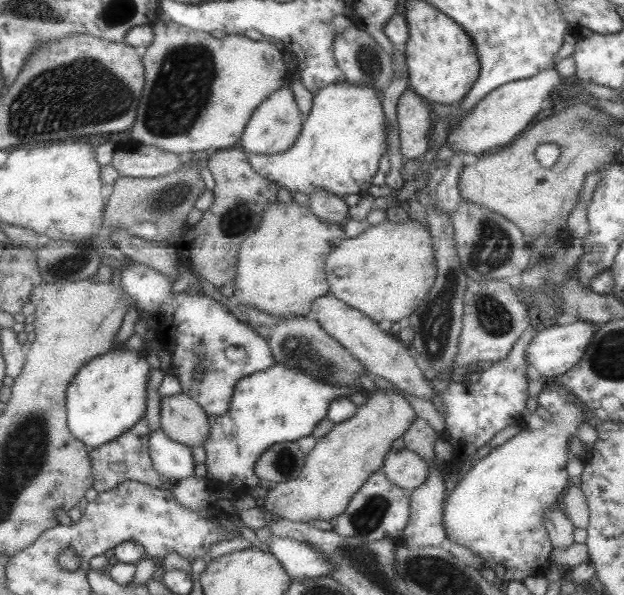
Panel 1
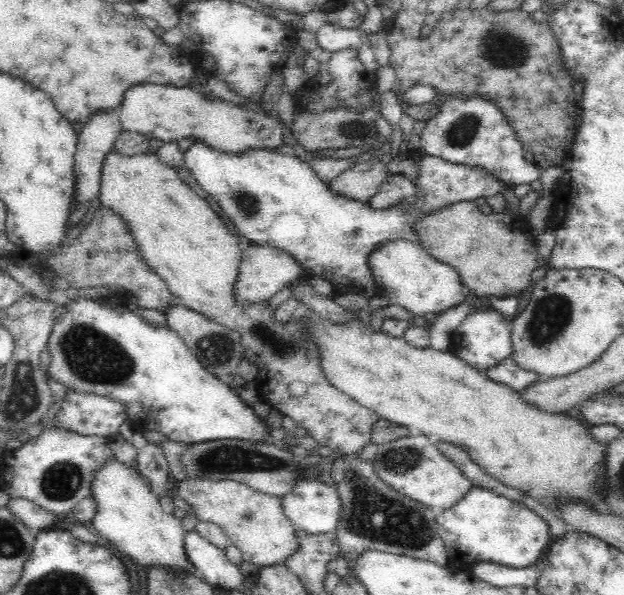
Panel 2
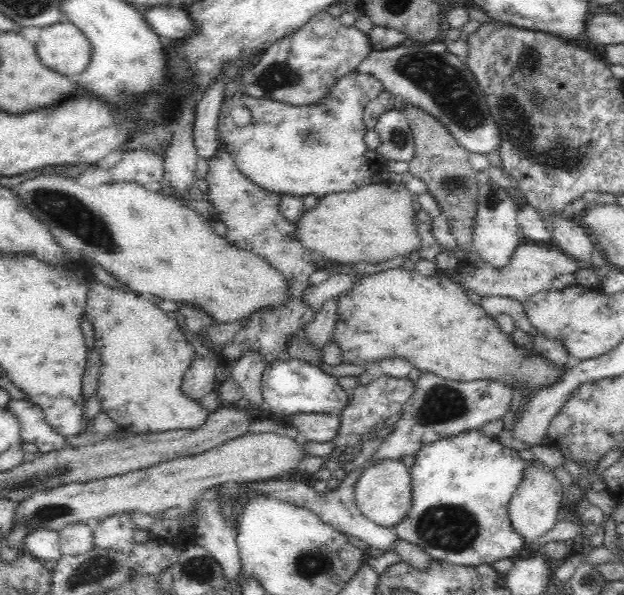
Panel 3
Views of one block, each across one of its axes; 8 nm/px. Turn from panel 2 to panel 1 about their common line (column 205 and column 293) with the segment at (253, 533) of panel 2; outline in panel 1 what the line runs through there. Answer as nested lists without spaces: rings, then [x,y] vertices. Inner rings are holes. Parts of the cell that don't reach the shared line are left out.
[[[385,385],[374,390],[374,394],[358,406],[352,418],[335,424],[326,436],[317,439],[298,478],[273,484],[267,492],[264,508],[277,518],[305,523],[332,520],[343,514],[366,479],[383,466],[392,442],[403,436],[416,418],[410,402],[395,389]]]

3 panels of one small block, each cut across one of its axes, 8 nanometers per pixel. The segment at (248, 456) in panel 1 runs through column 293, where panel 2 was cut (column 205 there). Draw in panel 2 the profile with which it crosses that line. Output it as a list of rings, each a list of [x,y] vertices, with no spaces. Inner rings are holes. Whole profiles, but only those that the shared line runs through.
[[[80,298],[78,301],[75,300],[74,303],[68,302],[68,306],[65,306],[65,308],[66,312],[64,312],[58,320],[53,322],[52,332],[50,332],[48,342],[46,342],[45,349],[51,356],[50,367],[47,373],[47,378],[50,380],[56,380],[64,384],[68,389],[79,393],[90,393],[103,397],[108,395],[112,400],[116,400],[128,407],[128,421],[144,417],[147,419],[149,427],[158,429],[167,440],[174,440],[174,442],[194,444],[230,439],[246,440],[258,444],[258,442],[268,442],[268,440],[271,440],[270,429],[268,429],[266,421],[262,421],[260,416],[254,413],[252,406],[244,403],[244,401],[240,399],[240,395],[232,389],[231,384],[228,384],[226,380],[221,380],[215,374],[208,372],[202,366],[198,357],[186,346],[186,343],[172,328],[168,326],[150,326],[145,320],[142,320],[137,314],[130,312],[128,308],[124,308],[124,306],[108,309],[104,308],[98,300],[92,300],[90,298]]]

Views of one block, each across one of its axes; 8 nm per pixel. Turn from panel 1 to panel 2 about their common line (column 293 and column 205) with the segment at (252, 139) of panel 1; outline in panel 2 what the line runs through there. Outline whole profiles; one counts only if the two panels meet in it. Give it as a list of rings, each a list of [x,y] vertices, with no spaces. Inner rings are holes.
[[[140,84],[128,88],[118,109],[124,131],[139,132],[164,143],[192,138],[214,150],[237,154],[248,152],[250,148],[275,150],[284,147],[282,133],[293,123],[295,101],[295,94],[284,90],[276,105],[278,117],[273,118],[263,112],[254,112],[253,109],[226,102],[212,93],[202,94],[193,88]]]

